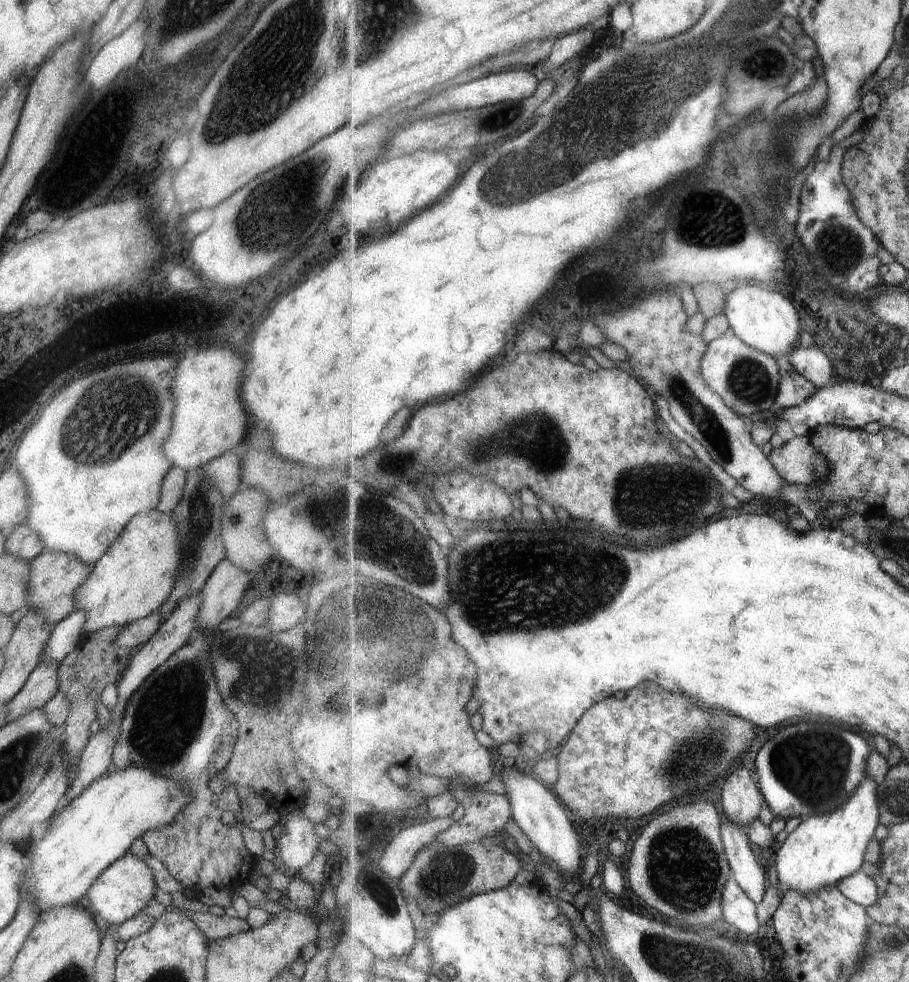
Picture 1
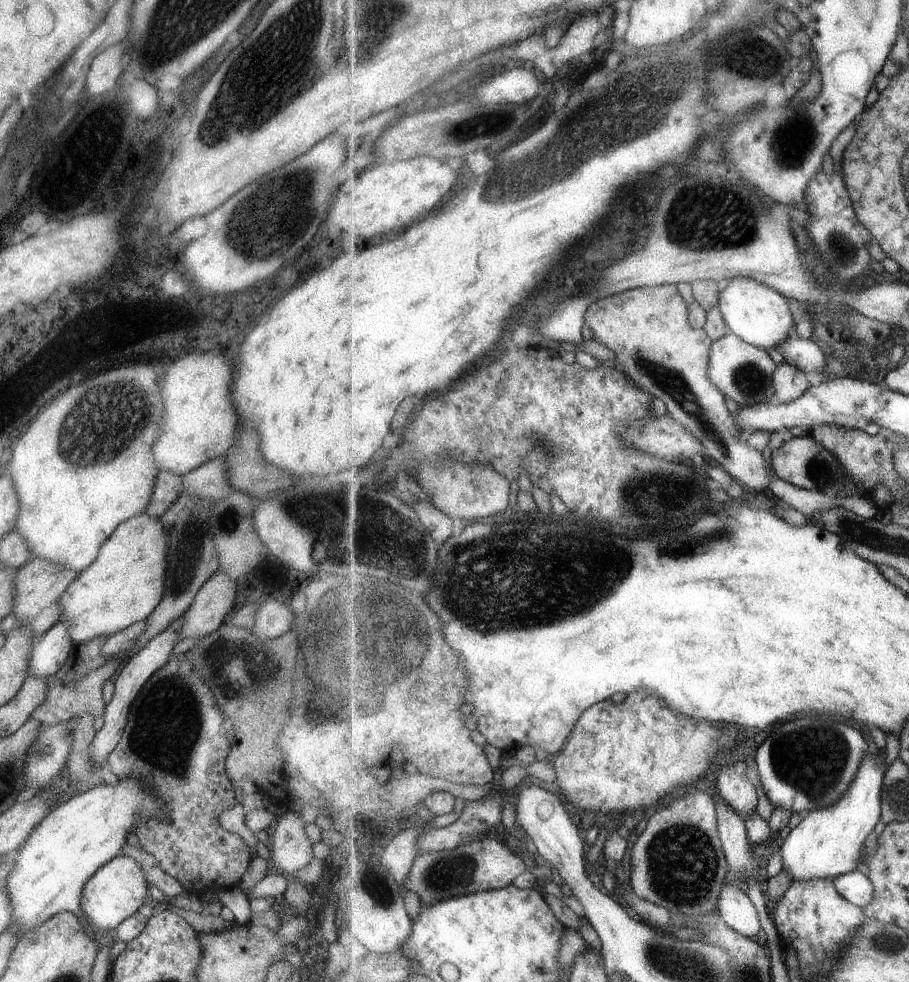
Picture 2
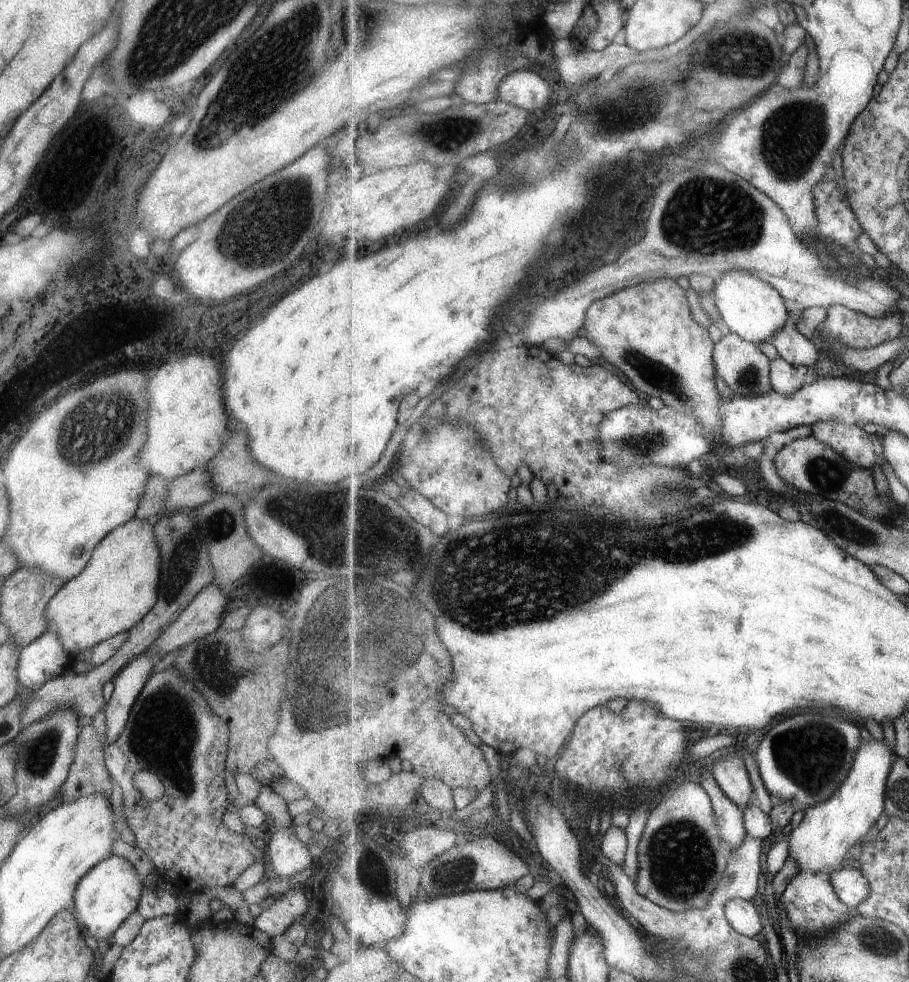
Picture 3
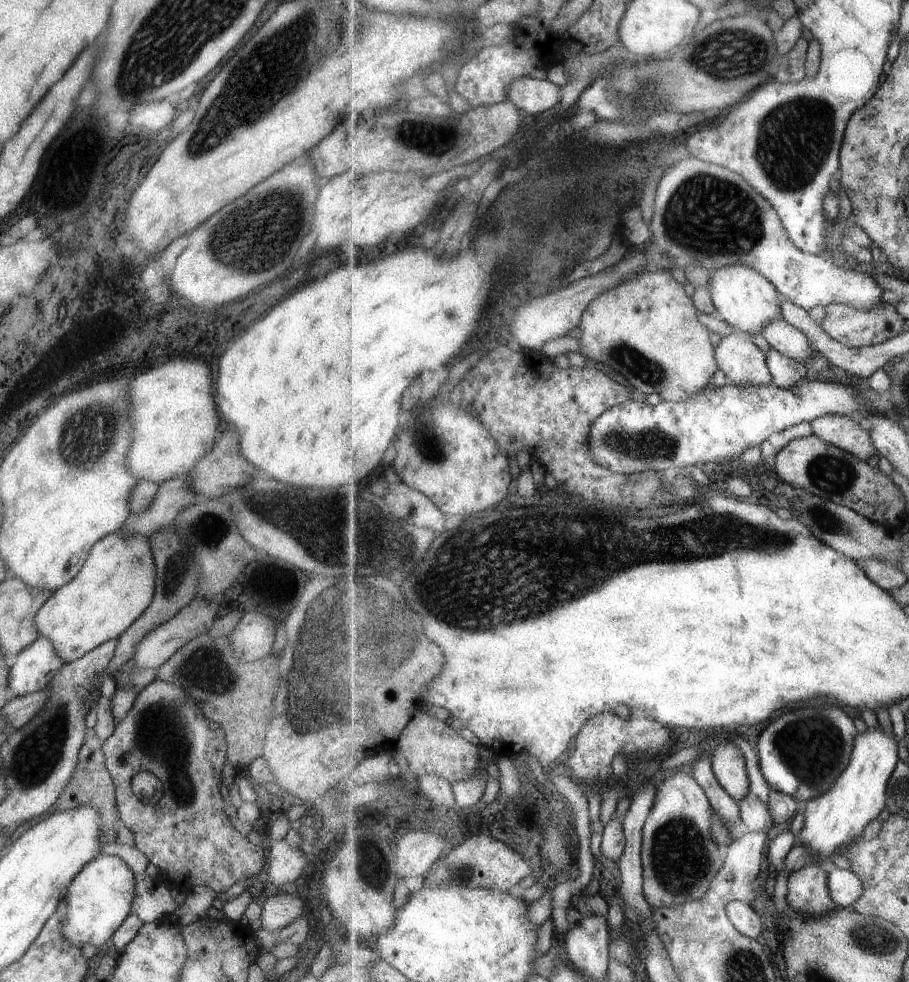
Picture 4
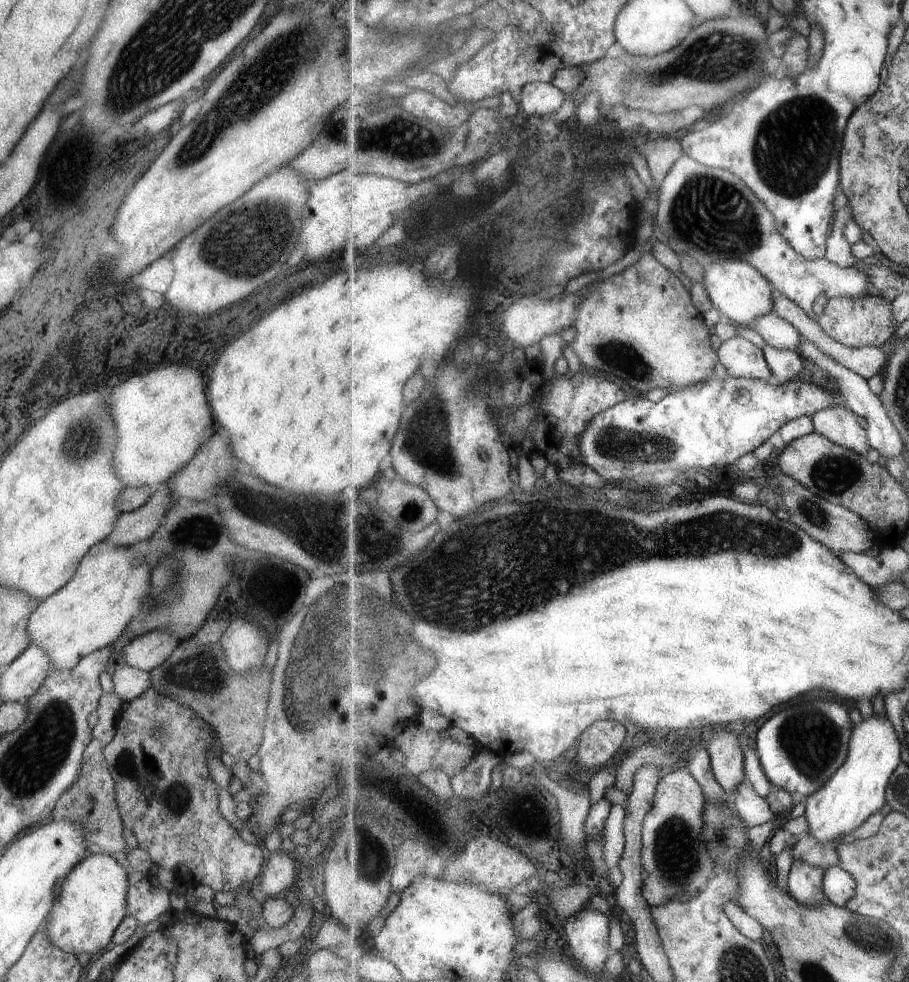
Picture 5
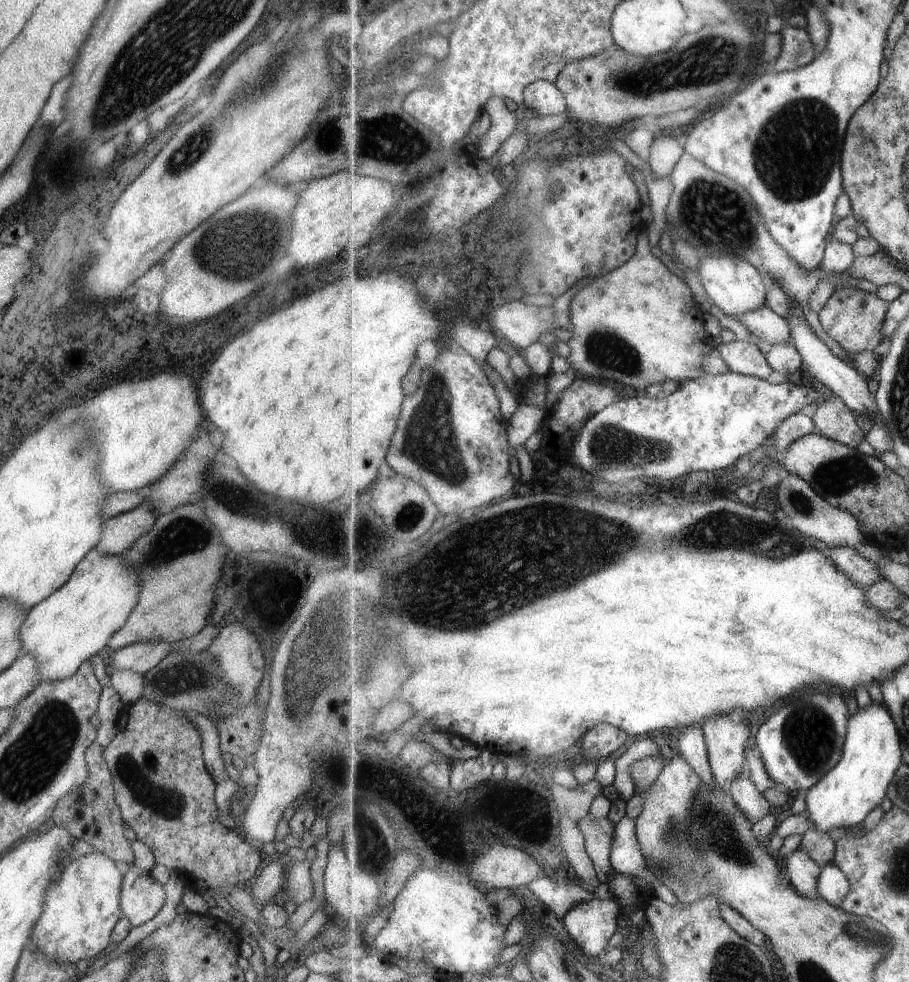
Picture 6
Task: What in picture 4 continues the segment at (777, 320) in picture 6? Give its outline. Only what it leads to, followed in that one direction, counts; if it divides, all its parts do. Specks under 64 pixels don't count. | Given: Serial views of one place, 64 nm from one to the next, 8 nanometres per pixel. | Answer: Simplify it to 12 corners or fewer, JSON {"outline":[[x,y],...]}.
{"outline":[[785,319],[766,325],[773,349],[804,362],[815,350],[807,335]]}

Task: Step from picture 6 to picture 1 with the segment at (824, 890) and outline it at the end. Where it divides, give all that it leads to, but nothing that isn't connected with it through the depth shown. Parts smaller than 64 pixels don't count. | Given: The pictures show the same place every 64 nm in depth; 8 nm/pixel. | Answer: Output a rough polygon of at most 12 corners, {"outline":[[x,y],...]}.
{"outline":[[861,870],[836,885],[865,909],[877,904],[874,878]]}

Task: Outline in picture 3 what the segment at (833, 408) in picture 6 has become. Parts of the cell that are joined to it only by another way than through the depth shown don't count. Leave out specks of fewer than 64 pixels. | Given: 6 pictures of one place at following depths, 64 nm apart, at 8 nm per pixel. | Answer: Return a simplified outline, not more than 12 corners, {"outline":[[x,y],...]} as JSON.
{"outline":[[836,420],[813,436],[858,467],[885,464],[882,434]]}

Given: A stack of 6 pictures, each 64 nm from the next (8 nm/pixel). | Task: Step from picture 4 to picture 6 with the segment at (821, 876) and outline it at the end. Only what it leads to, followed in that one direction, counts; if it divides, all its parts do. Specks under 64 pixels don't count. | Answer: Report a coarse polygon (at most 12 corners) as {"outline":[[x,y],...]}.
{"outline":[[799,847],[787,858],[792,887],[807,898],[821,897],[822,866]]}

